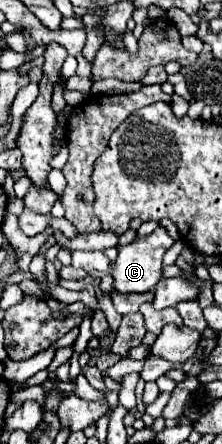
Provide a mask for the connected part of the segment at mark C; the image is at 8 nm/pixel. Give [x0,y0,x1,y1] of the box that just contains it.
[112,227,174,293]

